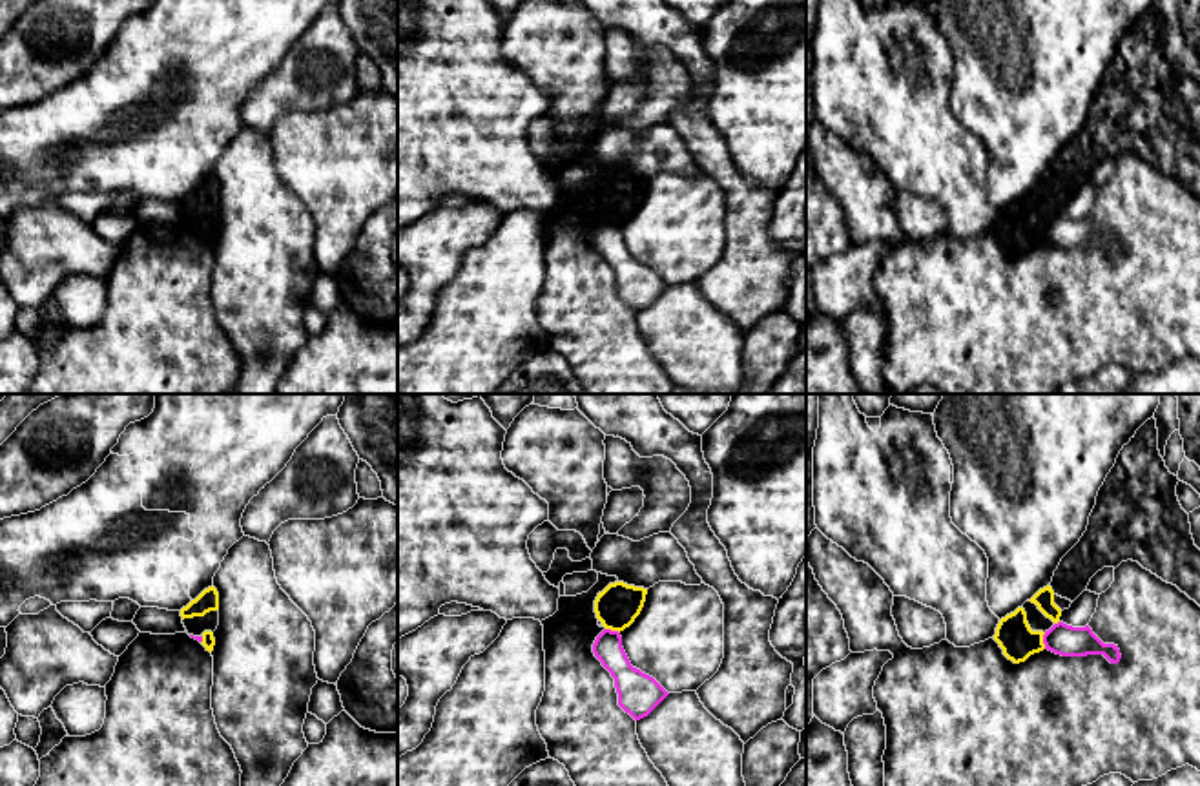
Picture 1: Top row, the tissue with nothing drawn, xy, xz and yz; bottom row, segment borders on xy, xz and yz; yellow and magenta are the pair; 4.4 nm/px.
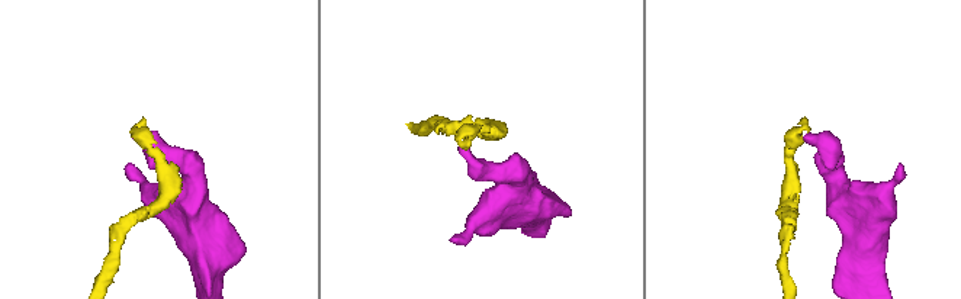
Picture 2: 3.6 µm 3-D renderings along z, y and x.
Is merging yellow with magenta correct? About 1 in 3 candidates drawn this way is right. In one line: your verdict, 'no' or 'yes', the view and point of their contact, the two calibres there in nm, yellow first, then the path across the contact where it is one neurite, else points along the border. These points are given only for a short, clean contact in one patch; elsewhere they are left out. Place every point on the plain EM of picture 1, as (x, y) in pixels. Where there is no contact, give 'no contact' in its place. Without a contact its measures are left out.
no; meets yellow in yz at (1042, 232); 160 nm thick on the yellow side, 140 nm on the other; border along yz (1045, 225), (1044, 239)

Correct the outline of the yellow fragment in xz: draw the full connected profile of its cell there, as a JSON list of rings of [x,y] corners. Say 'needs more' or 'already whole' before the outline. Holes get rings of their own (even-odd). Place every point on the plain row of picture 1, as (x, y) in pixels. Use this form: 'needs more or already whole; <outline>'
already whole; [[[624,173],[609,175],[595,191],[596,210],[605,221],[624,222],[640,206],[647,181]]]

